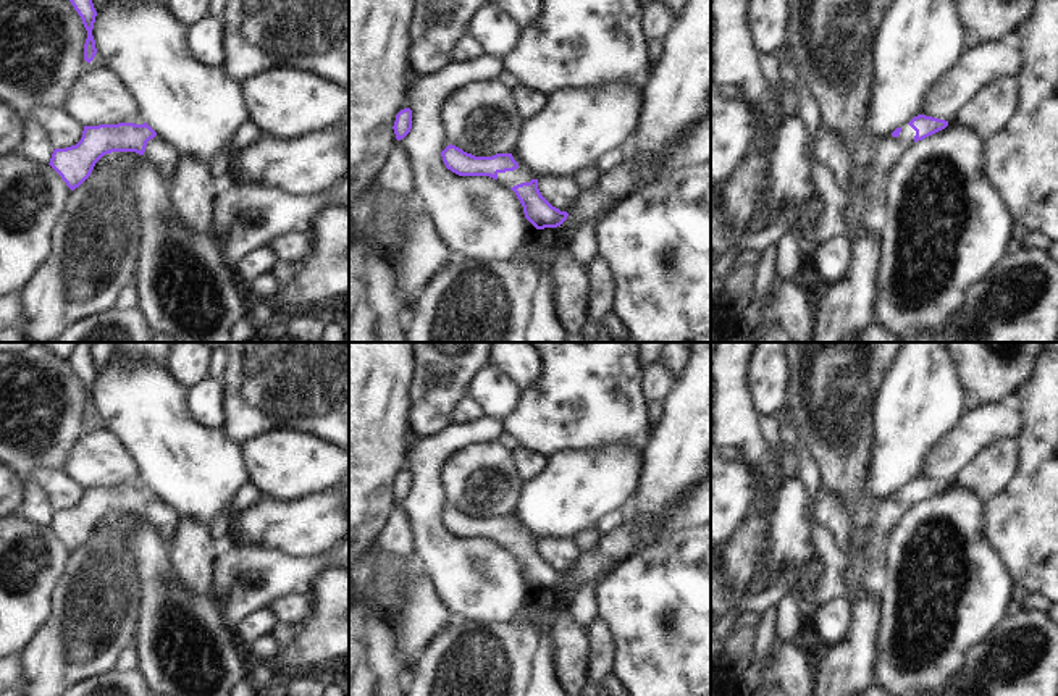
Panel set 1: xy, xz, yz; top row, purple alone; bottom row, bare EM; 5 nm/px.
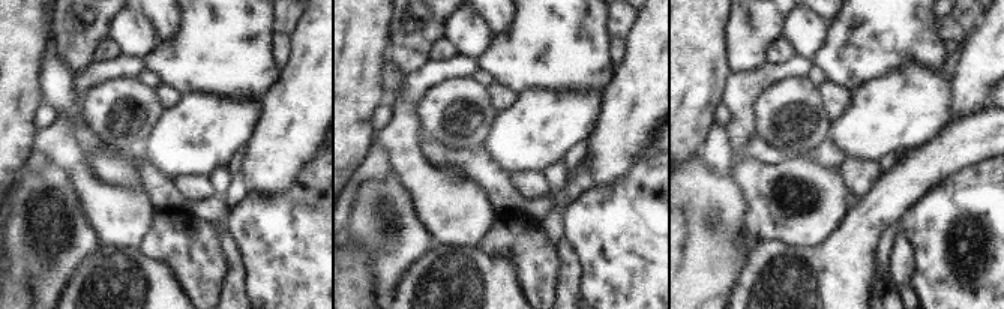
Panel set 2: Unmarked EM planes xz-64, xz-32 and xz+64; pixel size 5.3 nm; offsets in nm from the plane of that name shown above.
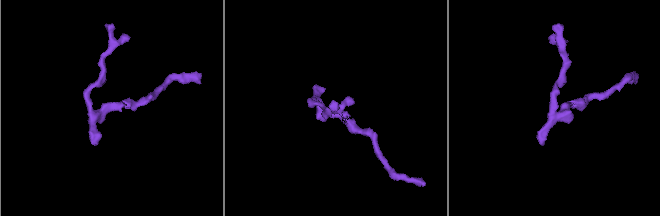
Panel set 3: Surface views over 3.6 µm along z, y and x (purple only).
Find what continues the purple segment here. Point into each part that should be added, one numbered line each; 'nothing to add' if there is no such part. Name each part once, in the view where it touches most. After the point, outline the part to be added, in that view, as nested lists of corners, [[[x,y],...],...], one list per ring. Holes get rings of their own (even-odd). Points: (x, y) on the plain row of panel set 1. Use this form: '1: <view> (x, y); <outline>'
1: xz (524, 535); [[[517,514],[512,515],[514,522],[519,525],[519,530],[514,533],[498,535],[498,541],[507,549],[514,549],[522,544],[530,544],[536,541],[536,535],[527,528]]]

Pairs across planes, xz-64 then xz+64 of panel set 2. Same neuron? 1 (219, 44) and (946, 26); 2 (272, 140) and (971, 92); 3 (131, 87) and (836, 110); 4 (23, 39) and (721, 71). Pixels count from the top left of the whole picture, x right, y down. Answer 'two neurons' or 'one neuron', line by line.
1: two neurons
2: one neuron
3: two neurons
4: one neuron

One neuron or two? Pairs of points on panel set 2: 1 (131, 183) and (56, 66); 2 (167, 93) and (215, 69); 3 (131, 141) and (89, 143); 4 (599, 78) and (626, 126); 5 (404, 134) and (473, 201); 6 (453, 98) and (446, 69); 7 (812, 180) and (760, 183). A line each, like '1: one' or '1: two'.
1: one
2: two
3: two
4: two
5: one
6: two
7: one

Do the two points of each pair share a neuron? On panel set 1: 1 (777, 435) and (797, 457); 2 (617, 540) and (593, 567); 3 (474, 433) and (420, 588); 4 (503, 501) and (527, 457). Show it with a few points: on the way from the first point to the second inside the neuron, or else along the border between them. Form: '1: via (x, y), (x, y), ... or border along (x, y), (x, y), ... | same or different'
1: via (779, 440), (792, 452) | same
2: via (614, 546), (600, 561) | same
3: border along (414, 549), (424, 561), (438, 595), (446, 603) | different
4: border along (514, 451), (519, 461), (519, 472), (527, 480) | different

